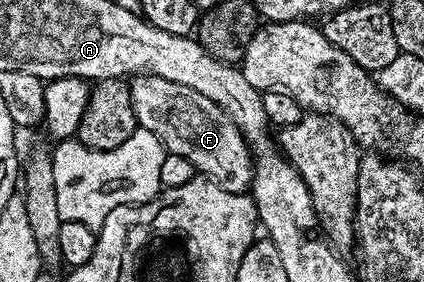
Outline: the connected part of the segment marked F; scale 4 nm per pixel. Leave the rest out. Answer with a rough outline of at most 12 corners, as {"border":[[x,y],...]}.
{"border":[[150,73],[138,126],[198,174],[244,193],[253,154],[219,103]]}

